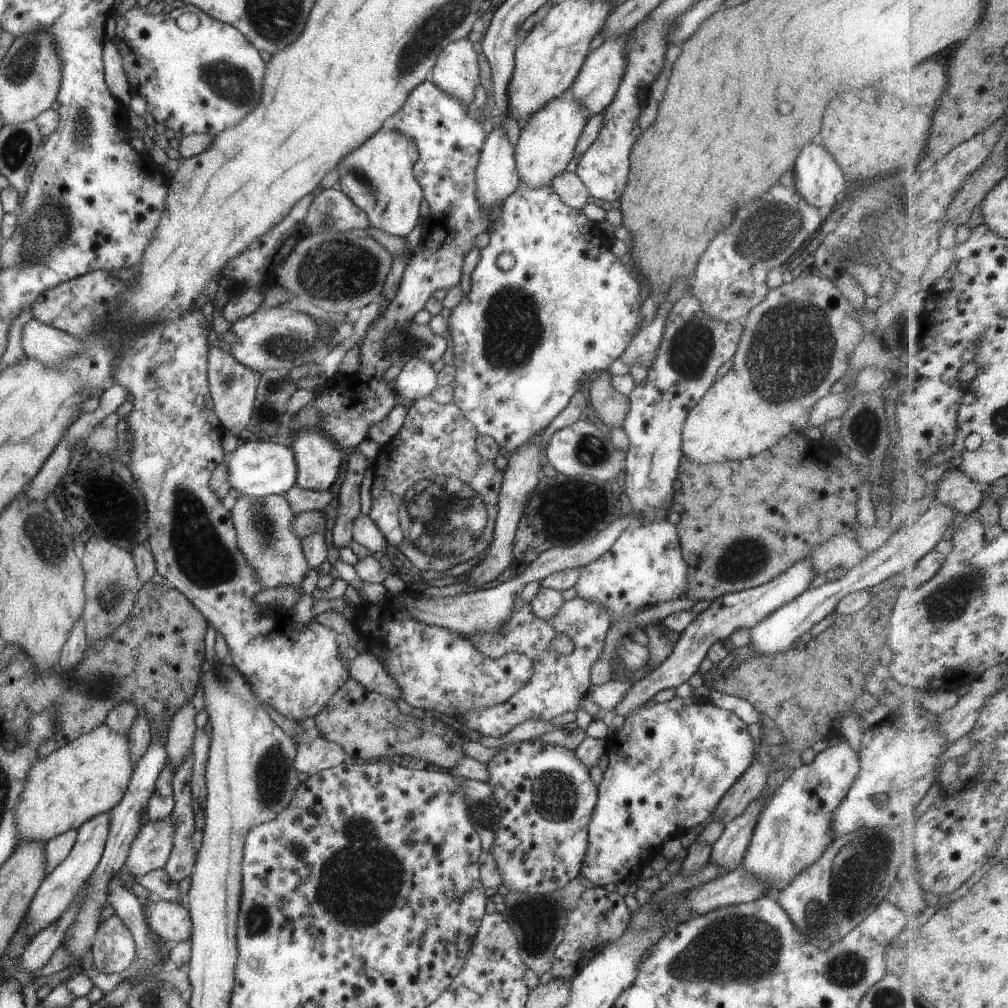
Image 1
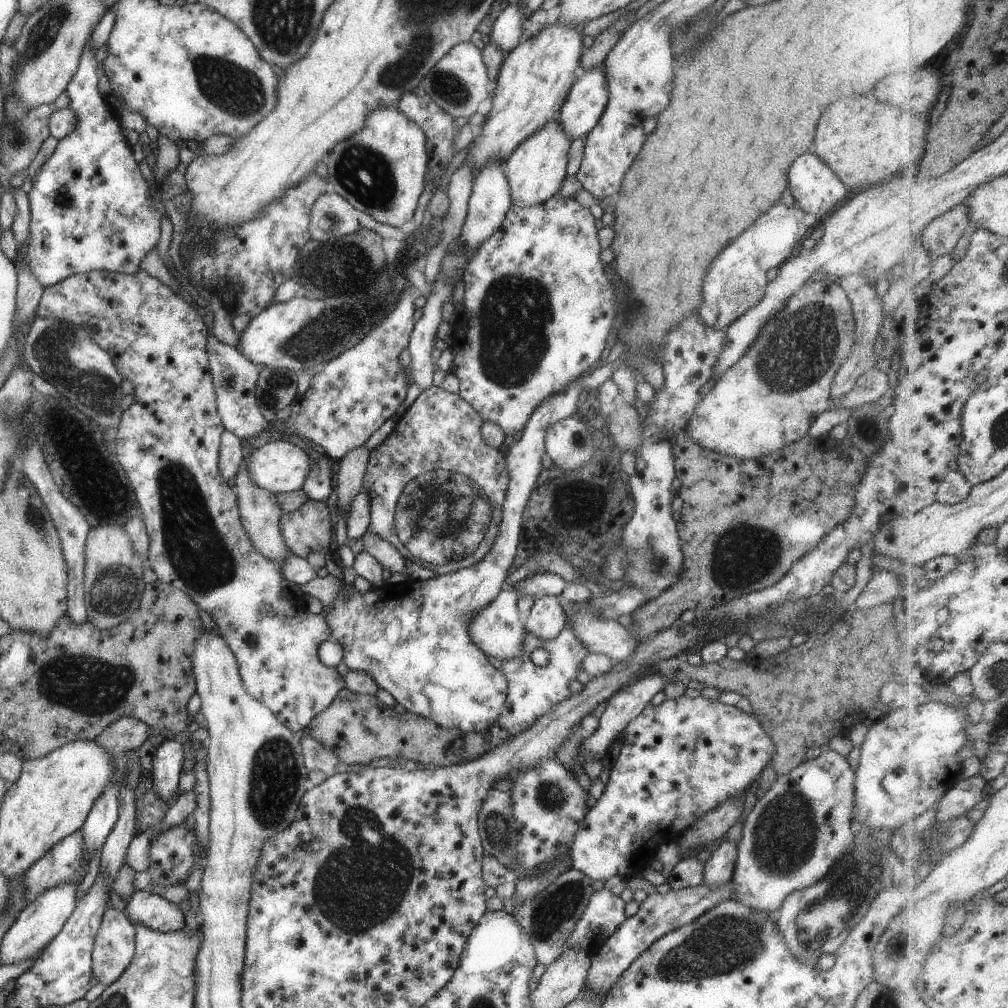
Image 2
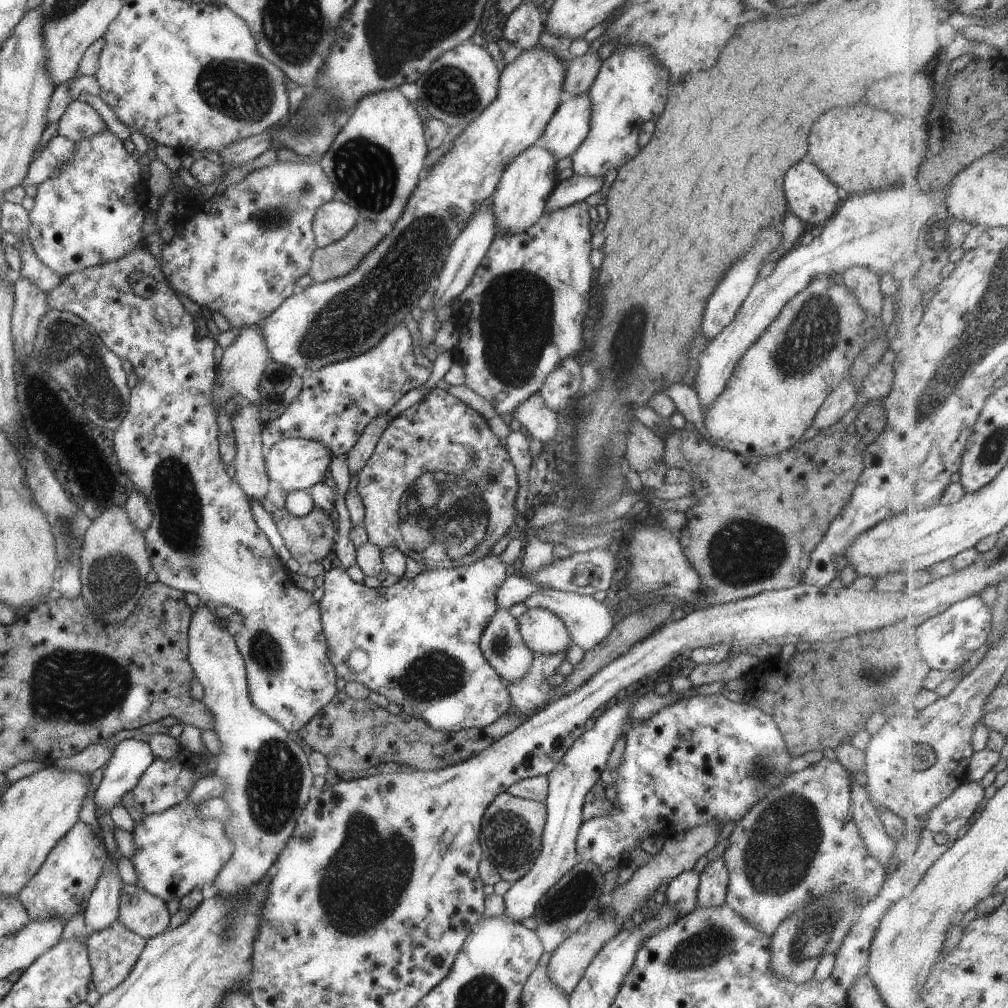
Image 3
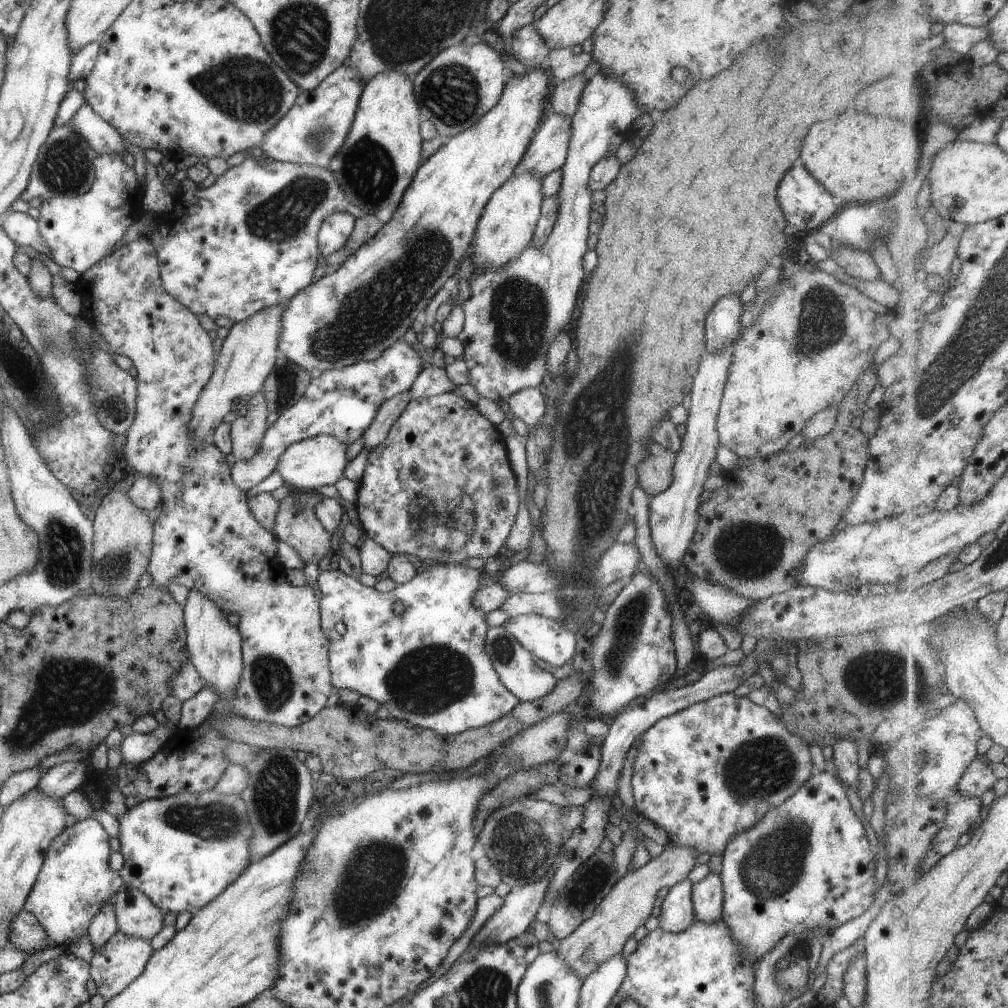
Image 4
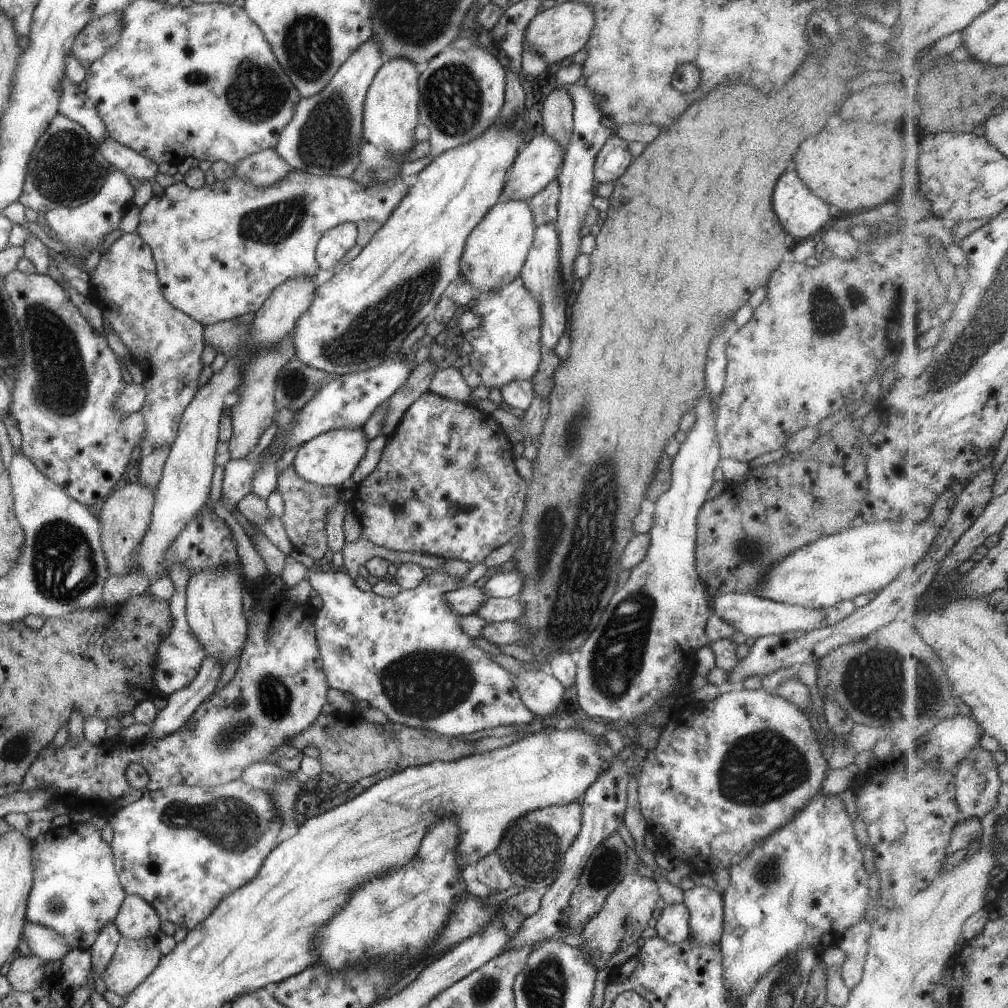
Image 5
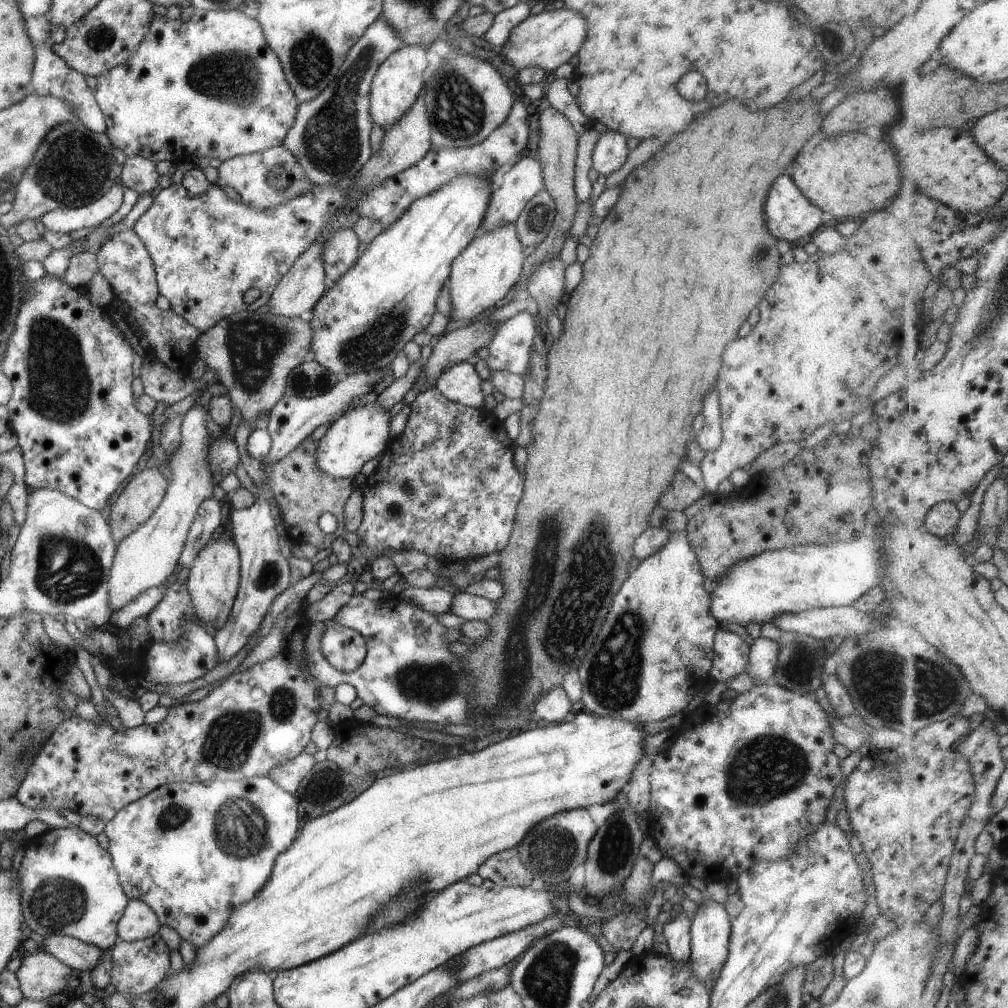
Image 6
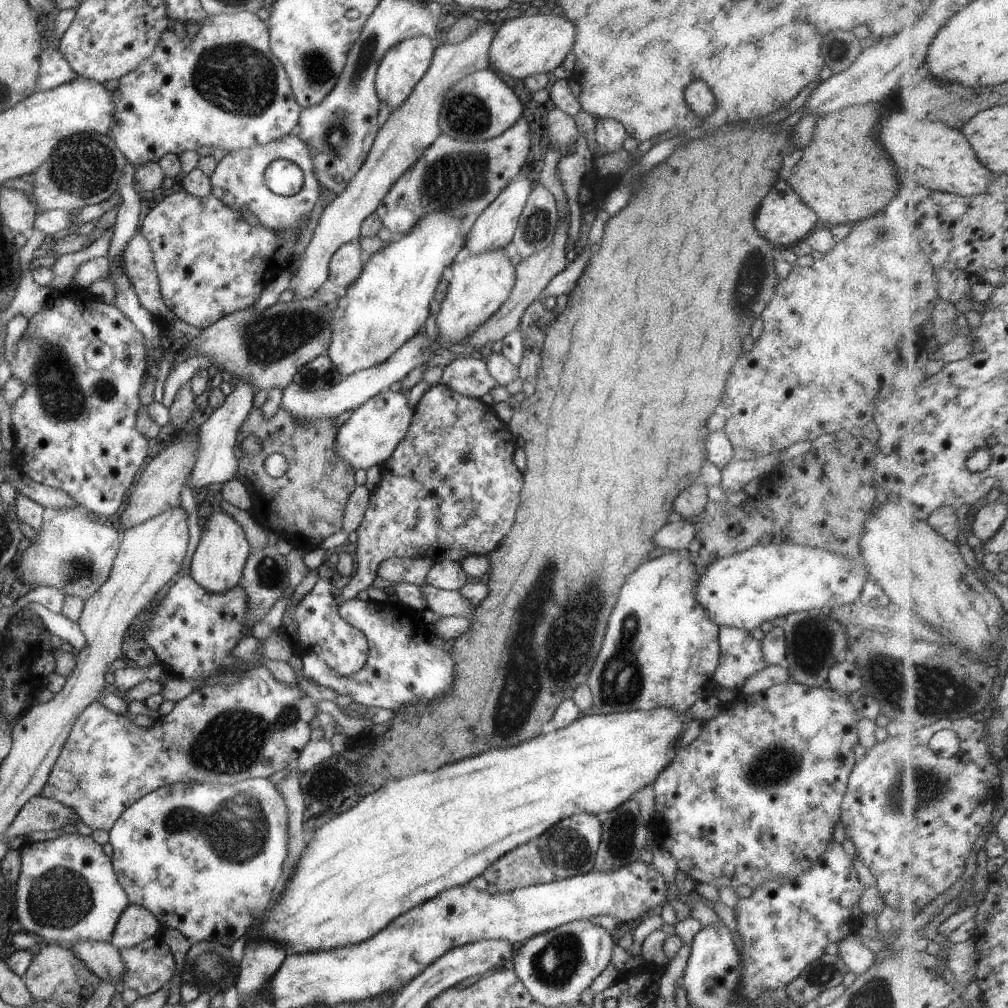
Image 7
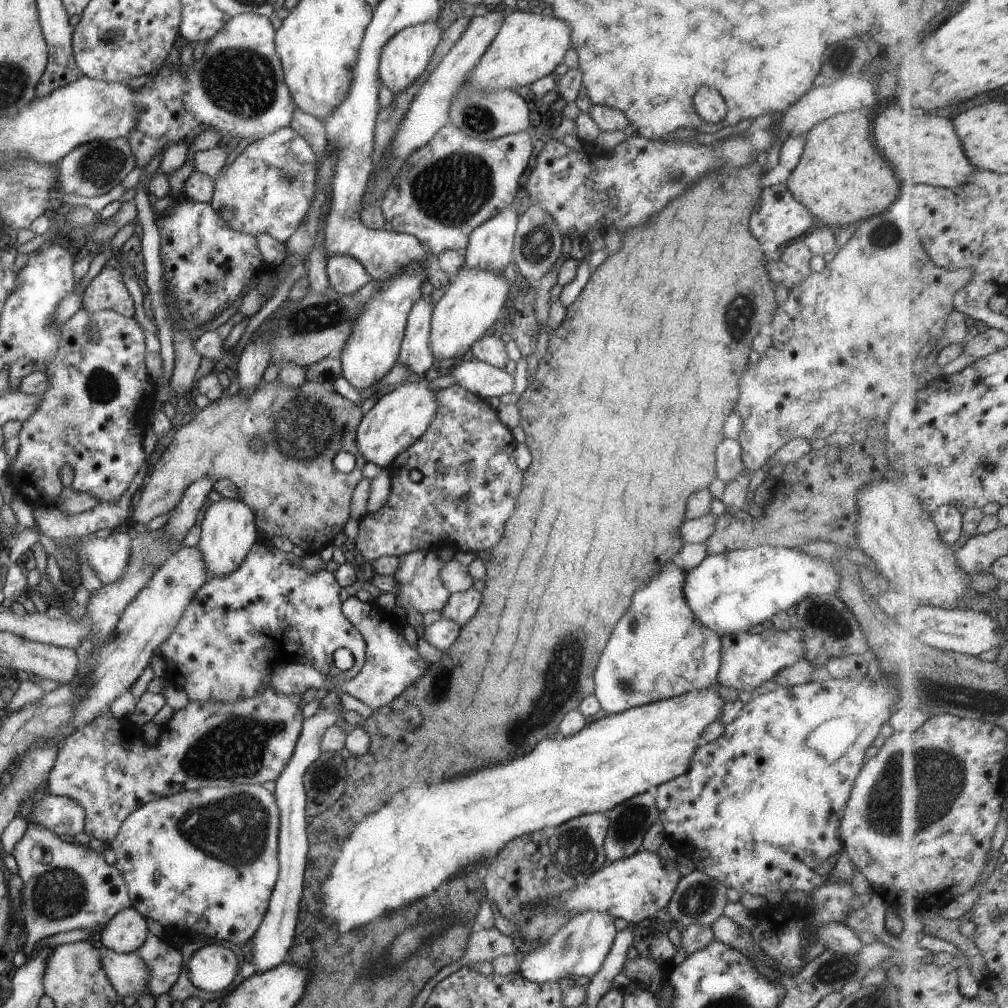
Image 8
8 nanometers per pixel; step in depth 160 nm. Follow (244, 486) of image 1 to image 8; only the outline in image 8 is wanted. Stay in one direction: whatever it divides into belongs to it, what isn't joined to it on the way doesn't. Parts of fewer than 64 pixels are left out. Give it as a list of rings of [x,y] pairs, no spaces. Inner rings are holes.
[[[423,376],[417,381],[403,383],[394,391],[378,398],[372,408],[362,415],[354,437],[356,450],[365,457],[366,462],[372,462],[382,470],[387,470],[393,459],[426,431],[436,414],[437,404],[437,390],[433,390],[428,382],[429,378]]]

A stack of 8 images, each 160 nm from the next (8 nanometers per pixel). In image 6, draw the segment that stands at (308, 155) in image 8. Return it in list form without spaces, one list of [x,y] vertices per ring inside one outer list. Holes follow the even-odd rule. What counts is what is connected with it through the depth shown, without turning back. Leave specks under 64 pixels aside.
[[[281,145],[275,147],[267,148],[259,152],[255,152],[249,155],[239,155],[229,160],[221,162],[221,165],[216,168],[217,176],[217,185],[220,186],[229,186],[233,188],[243,204],[251,206],[251,208],[275,208],[277,204],[283,204],[299,194],[305,194],[309,192],[311,188],[311,182],[307,180],[303,168],[295,162],[293,154],[283,148]],[[273,166],[281,166],[285,170],[285,174],[289,176],[290,182],[285,186],[285,188],[273,188],[271,184],[267,181],[267,172],[273,168]]]

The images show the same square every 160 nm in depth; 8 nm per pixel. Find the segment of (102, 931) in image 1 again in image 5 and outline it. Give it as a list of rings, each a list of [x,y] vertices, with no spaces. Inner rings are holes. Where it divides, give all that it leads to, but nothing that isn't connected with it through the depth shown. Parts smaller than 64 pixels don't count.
[[[120,936],[111,961],[98,977],[107,992],[123,998],[151,974],[161,956],[155,938],[134,940]]]

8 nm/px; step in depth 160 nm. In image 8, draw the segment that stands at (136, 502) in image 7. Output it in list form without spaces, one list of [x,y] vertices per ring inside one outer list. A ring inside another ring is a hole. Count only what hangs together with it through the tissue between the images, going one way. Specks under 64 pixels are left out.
[[[278,378],[269,382],[261,380],[261,382],[248,395],[242,395],[241,393],[237,393],[234,389],[231,389],[230,391],[222,394],[217,400],[210,401],[206,407],[199,409],[199,412],[194,414],[193,418],[191,418],[189,422],[175,431],[173,437],[171,438],[171,442],[169,442],[169,444],[166,446],[162,456],[149,471],[149,476],[147,476],[145,487],[143,490],[141,490],[141,494],[139,494],[140,500],[130,516],[136,522],[146,524],[149,522],[149,520],[151,520],[151,518],[155,518],[155,516],[159,516],[159,514],[168,513],[179,502],[179,499],[187,486],[189,486],[192,482],[195,482],[198,478],[208,477],[213,483],[219,479],[229,479],[238,488],[239,500],[246,503],[246,505],[253,511],[255,517],[254,523],[257,532],[259,532],[261,536],[265,536],[265,538],[271,538],[271,536],[277,535],[289,536],[289,540],[294,544],[295,547],[303,548],[306,550],[306,552],[311,554],[319,553],[324,546],[326,546],[328,543],[331,544],[335,534],[342,532],[343,525],[348,519],[350,498],[353,489],[358,483],[358,480],[363,478],[361,475],[361,469],[366,463],[366,460],[365,457],[356,450],[356,440],[354,437],[356,426],[360,423],[361,419],[361,411],[359,410],[359,407],[355,405],[355,403],[352,403],[343,396],[338,395],[336,392],[334,392],[332,387],[329,387],[321,381],[304,380],[296,387],[288,387]],[[254,437],[263,442],[261,452],[253,452],[249,448],[248,442]],[[340,450],[350,452],[351,454],[355,455],[356,462],[353,469],[348,473],[337,471],[331,463],[333,457]]]

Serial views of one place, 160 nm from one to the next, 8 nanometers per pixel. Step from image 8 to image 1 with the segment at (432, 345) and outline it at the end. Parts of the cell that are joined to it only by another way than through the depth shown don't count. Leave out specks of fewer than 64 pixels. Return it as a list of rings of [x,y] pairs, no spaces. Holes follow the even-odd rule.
[[[568,92],[550,100],[543,108],[534,112],[521,124],[518,140],[514,145],[515,170],[519,180],[532,189],[549,186],[551,179],[562,173],[571,160],[575,143],[587,118],[588,112]]]

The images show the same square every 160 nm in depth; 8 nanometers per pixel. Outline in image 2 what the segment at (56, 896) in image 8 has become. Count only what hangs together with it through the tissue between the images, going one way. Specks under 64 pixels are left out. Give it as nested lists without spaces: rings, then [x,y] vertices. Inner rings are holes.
[[[81,829],[64,836],[22,874],[22,897],[25,905],[47,889],[75,881],[79,874],[85,875],[83,869],[79,870],[84,858],[82,836]]]

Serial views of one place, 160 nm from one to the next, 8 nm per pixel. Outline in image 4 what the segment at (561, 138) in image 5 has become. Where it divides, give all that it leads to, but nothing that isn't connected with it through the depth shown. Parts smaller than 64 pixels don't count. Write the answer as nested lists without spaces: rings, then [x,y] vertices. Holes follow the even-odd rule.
[[[575,74],[567,80],[556,82],[550,94],[549,110],[552,113],[572,116],[576,112],[579,96],[587,84],[583,74]]]

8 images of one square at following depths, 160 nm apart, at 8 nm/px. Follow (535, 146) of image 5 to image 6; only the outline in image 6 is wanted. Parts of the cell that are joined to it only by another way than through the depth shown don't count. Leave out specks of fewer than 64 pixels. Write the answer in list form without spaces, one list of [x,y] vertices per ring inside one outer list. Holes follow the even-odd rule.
[[[521,156],[505,174],[501,185],[493,190],[481,226],[476,234],[495,230],[503,224],[516,222],[523,206],[543,189],[543,172],[538,158]]]

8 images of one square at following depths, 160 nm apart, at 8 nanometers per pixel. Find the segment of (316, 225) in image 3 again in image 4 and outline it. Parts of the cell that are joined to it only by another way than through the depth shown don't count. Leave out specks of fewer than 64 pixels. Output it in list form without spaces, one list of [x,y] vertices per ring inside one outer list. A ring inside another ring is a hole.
[[[346,211],[333,212],[321,220],[317,234],[318,250],[321,256],[328,256],[339,250],[351,234],[355,218]]]

